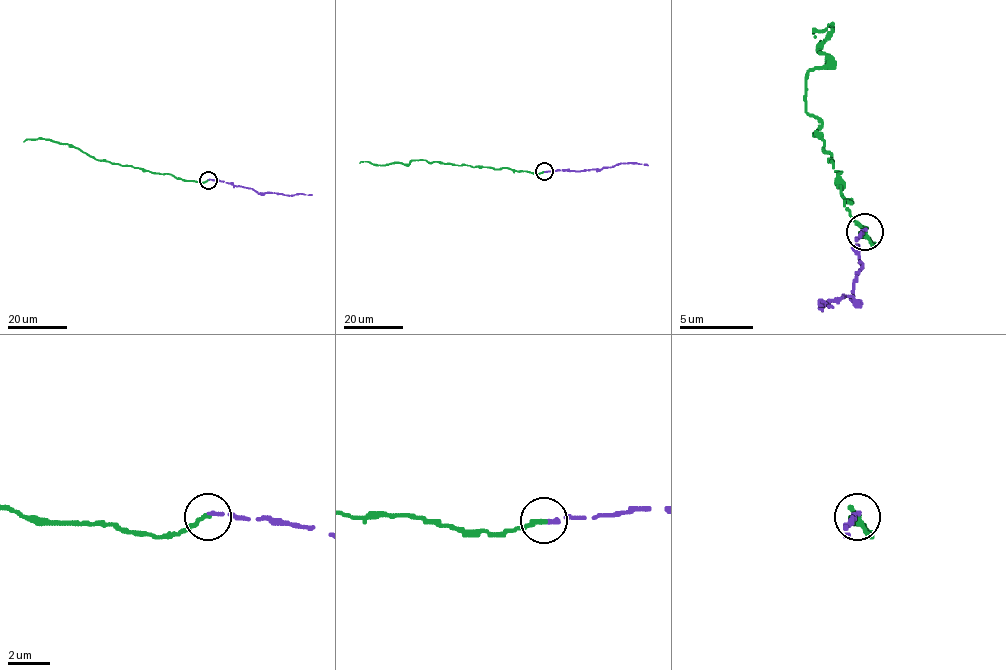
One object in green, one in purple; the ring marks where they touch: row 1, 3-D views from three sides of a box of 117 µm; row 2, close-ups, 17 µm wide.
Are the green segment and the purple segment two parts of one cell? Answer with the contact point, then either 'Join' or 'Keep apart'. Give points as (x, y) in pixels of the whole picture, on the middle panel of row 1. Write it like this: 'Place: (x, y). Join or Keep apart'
Place: (544, 171). Join

